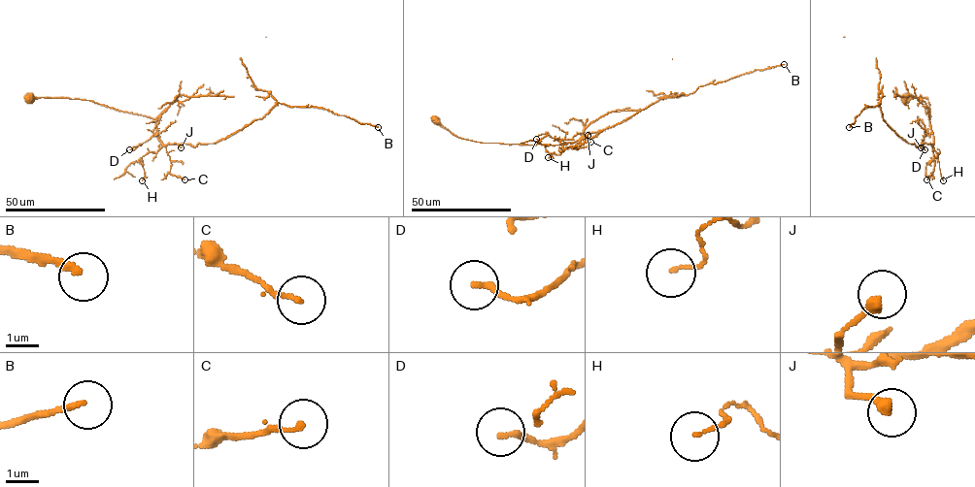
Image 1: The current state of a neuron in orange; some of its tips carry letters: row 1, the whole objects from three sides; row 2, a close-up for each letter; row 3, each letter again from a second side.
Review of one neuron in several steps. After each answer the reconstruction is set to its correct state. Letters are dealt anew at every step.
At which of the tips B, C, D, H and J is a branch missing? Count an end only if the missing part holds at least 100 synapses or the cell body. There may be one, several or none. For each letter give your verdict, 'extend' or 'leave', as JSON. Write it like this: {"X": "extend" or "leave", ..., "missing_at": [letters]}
{"B": "extend", "C": "leave", "D": "leave", "H": "leave", "J": "leave", "missing_at": ["B"]}

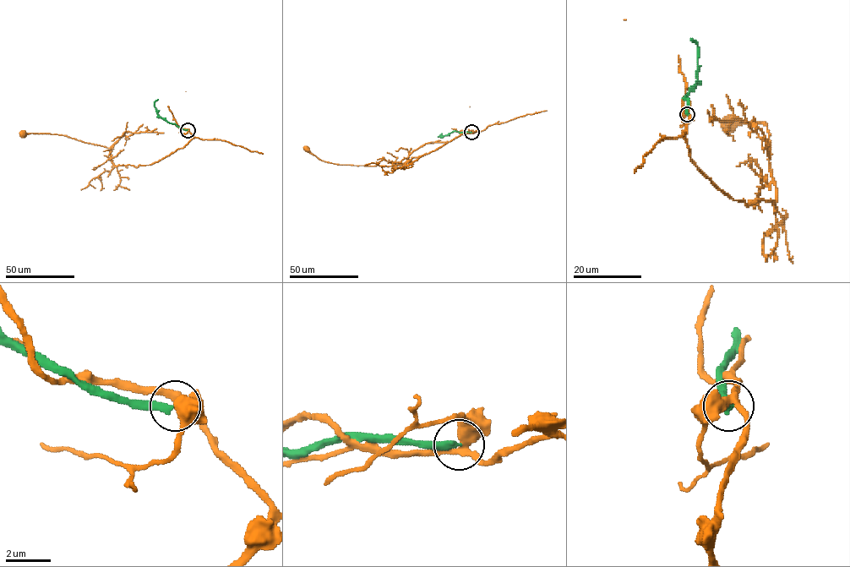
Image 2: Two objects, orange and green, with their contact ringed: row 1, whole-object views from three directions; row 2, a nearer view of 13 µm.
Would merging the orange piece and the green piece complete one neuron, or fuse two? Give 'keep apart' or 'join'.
keep apart

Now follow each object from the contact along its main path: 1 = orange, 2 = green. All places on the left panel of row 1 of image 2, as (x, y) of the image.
1: (187, 129), (193, 138), (183, 147), (137, 166), (116, 166), (110, 149), (99, 145), (64, 135), (23, 133)
2: (187, 129), (158, 115), (155, 105), (158, 99)

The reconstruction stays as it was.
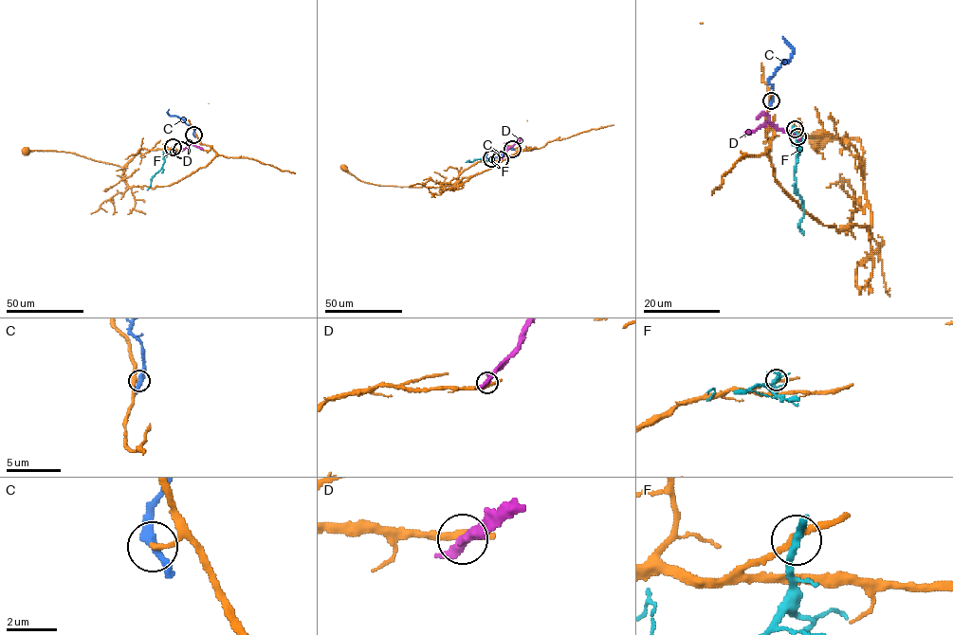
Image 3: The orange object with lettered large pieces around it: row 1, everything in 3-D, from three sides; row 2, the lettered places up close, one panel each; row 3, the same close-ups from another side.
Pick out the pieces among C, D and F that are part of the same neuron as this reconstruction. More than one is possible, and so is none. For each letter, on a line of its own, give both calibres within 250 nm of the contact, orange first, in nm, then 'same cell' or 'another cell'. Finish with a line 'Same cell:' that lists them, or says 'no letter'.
C: calibres 190 and 320 nm; another cell
D: calibres 280 and 360 nm; another cell
F: calibres 200 and 240 nm; another cell
Same cell: no letter

